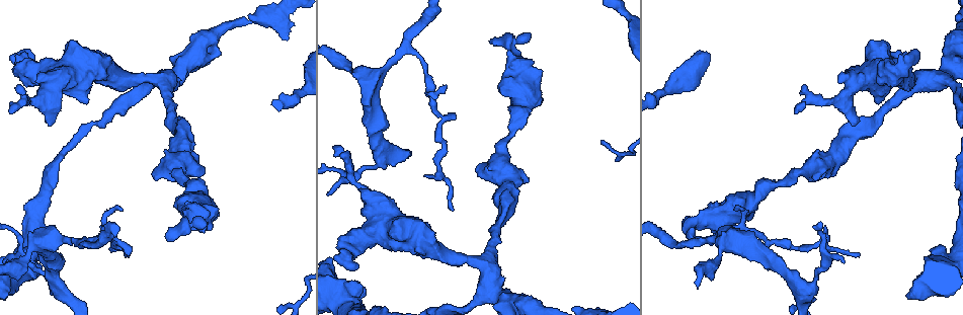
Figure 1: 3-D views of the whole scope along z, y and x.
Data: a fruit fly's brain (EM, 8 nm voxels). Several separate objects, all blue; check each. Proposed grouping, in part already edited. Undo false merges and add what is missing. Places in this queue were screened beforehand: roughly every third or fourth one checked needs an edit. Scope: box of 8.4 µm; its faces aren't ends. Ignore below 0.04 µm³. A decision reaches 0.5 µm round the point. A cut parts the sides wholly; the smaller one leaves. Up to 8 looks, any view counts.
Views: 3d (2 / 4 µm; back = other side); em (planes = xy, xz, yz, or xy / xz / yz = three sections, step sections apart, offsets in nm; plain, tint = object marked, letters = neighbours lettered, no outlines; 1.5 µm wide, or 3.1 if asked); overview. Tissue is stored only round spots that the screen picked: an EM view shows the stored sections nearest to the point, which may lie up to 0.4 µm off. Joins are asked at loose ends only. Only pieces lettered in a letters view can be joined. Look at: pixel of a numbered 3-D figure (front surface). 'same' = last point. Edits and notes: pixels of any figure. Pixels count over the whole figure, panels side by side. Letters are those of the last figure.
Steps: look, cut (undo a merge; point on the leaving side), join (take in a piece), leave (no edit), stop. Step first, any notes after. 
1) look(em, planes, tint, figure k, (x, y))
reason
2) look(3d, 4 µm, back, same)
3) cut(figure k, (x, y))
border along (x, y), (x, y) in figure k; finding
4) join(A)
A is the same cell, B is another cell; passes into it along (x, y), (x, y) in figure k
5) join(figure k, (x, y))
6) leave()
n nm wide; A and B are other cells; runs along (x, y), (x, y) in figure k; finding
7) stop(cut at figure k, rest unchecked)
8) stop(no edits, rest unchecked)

look(em, planes, letters, figure 1, (490, 42))
an open end

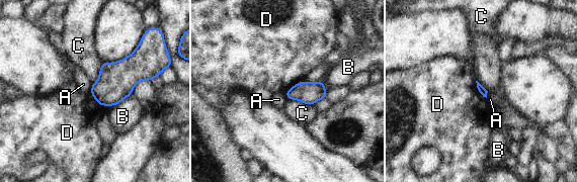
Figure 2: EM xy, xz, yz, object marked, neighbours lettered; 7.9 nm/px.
leave()
A, B, C and D are other cells; border along (304, 79), (297, 82), (284, 93) in figure 2; no lettered piece goes on from it

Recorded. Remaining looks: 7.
look(3d, 4 µm, back, figure 1, (824, 226))
an open end

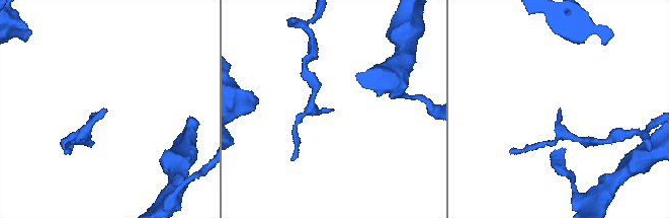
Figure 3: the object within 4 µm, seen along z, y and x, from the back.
look(em, planes, tint, figure 3, (331, 110))

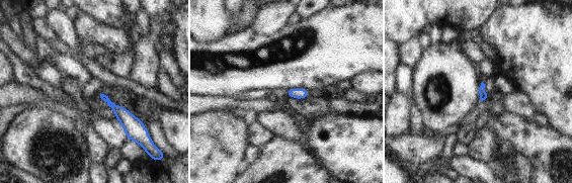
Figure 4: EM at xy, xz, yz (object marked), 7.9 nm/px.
look(em, planes, letters, same)

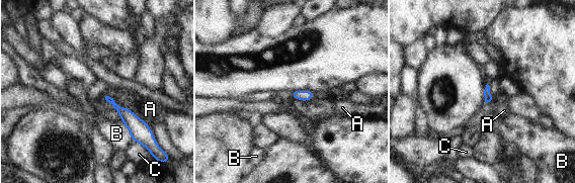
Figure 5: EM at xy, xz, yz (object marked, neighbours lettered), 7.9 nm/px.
leave()
A, B and C are other cells; none of them fits

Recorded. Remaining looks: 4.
look(em, xy, step 4, letters, figure 1, (50, 126))
stops while still wide

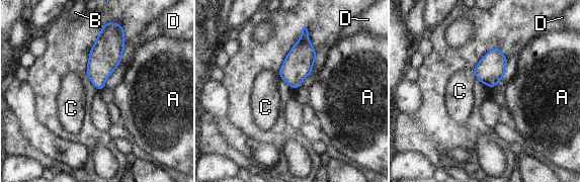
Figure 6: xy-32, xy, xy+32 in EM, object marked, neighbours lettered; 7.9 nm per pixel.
join(C)
C touches over 80 nm; C is the same cell, A, B and D are other cells; passes into it along (490, 70), (476, 75), (460, 91) in figure 6; the cell continues

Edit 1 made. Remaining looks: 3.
look(3d, 4 µm, back, figure 1, (72, 43))
thick end

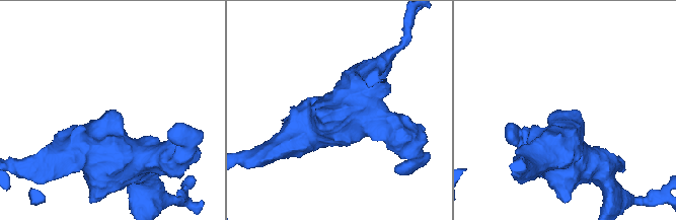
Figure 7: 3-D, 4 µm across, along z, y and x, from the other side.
look(em, planes, letters, figure 7, (109, 111))

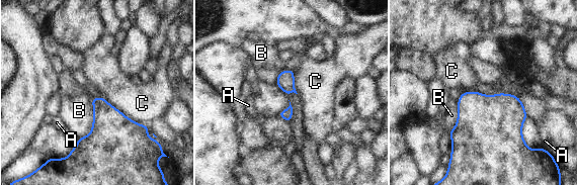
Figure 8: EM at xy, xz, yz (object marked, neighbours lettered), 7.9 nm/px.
leave()
A, B and C are other cells; border along (101, 96), (133, 120), (148, 125) in figure 8; no lettered piece goes on from it

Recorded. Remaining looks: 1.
stop(join at figure 6, rest unchecked)

